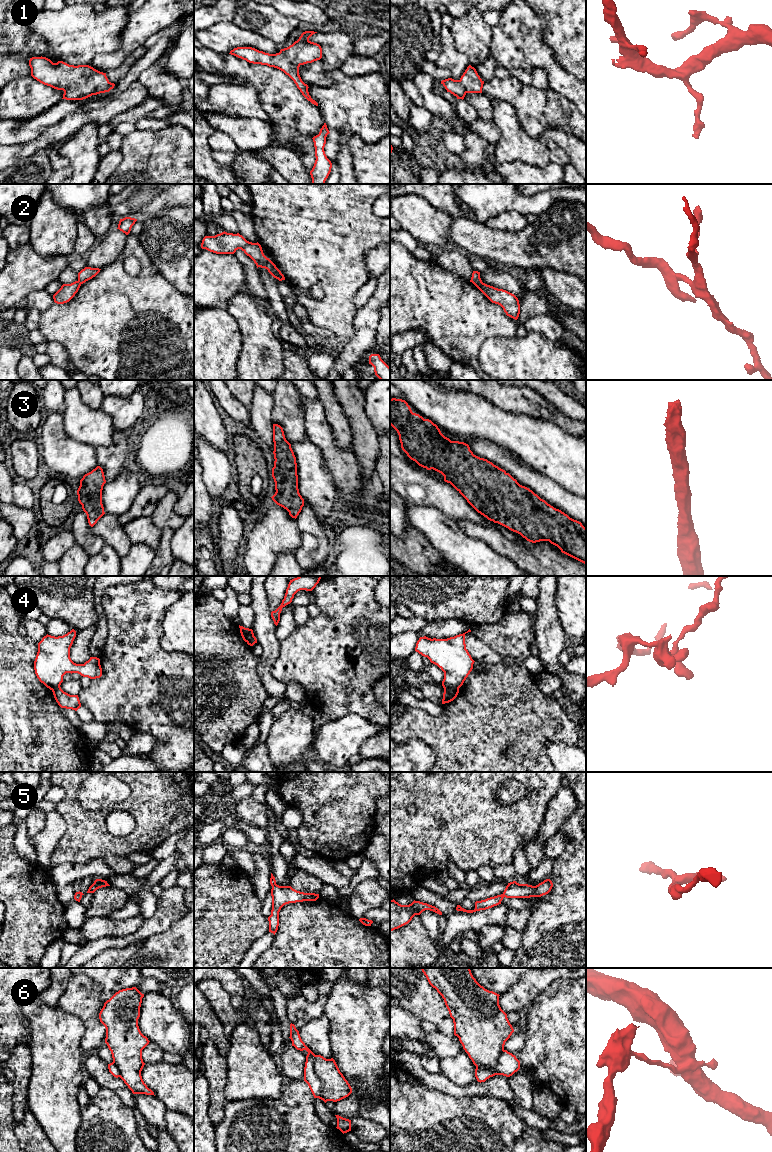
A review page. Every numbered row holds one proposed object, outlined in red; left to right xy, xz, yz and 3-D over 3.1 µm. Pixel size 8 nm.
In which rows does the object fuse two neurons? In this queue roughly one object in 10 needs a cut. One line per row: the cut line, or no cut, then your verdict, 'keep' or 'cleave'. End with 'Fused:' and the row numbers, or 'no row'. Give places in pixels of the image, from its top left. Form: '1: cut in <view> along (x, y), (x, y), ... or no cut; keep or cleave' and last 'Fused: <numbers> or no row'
1: no cut; keep
2: cut in xz along (276, 268), (276, 276), (278, 278); cleave
3: no cut; keep
4: cut in yz along (458, 688), (444, 689); cleave
5: no cut; keep
6: cut in xz along (315, 1055), (314, 1073), (321, 1082), (321, 1096), (326, 1101); cleave
Fused: 2, 4, 6

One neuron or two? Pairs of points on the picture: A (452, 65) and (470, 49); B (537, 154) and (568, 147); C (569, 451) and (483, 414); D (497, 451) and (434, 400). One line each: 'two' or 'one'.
A: two
B: two
C: one
D: two

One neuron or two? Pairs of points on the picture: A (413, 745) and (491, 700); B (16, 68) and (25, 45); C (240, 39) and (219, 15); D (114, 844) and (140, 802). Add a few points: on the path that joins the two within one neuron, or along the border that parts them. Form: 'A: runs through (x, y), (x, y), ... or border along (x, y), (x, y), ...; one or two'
A: border along (400, 744), (419, 738), (436, 758); two
B: runs through (16, 62), (16, 54), (19, 51); one
C: border along (231, 21), (218, 21), (204, 29); two
D: runs through (127, 843), (140, 830), (140, 815); one

